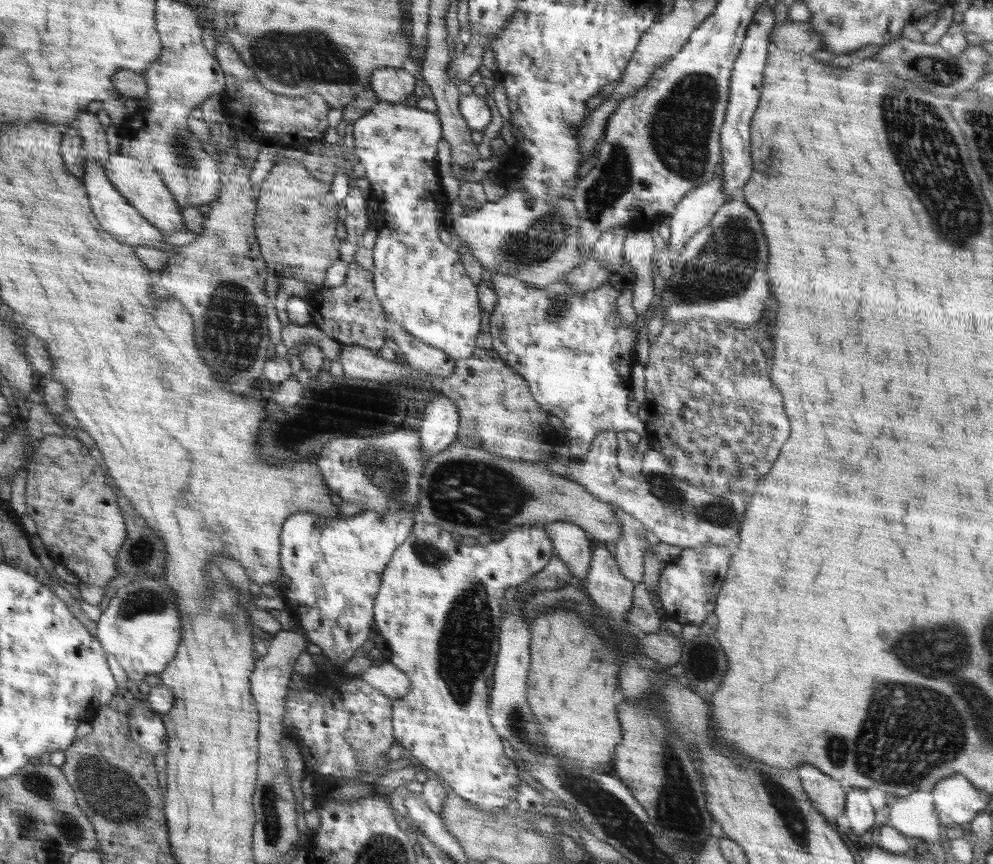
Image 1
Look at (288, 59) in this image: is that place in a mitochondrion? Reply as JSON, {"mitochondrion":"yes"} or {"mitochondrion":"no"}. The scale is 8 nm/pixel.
{"mitochondrion":"yes"}

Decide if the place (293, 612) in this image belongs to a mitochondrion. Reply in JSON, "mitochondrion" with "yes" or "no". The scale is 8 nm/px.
{"mitochondrion":"no"}

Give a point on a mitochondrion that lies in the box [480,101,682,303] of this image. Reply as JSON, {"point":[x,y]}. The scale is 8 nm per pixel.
{"point":[525,249]}

